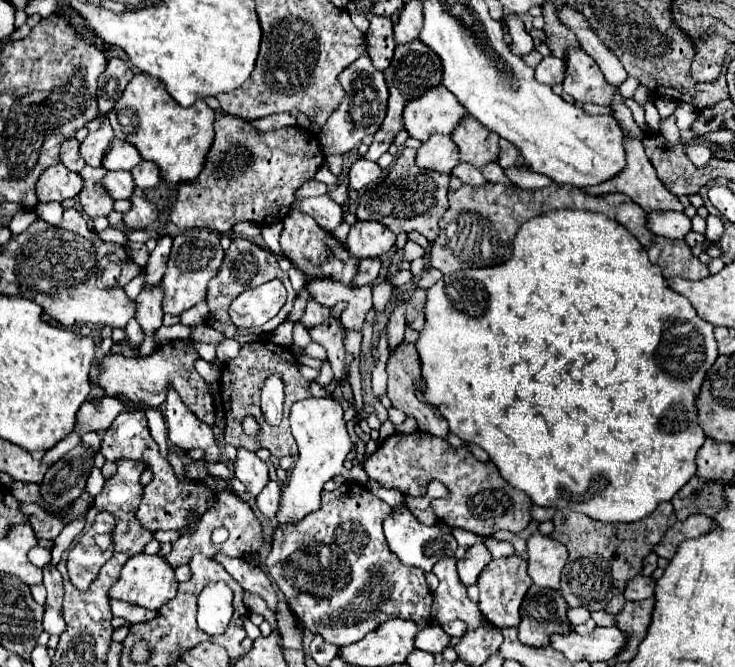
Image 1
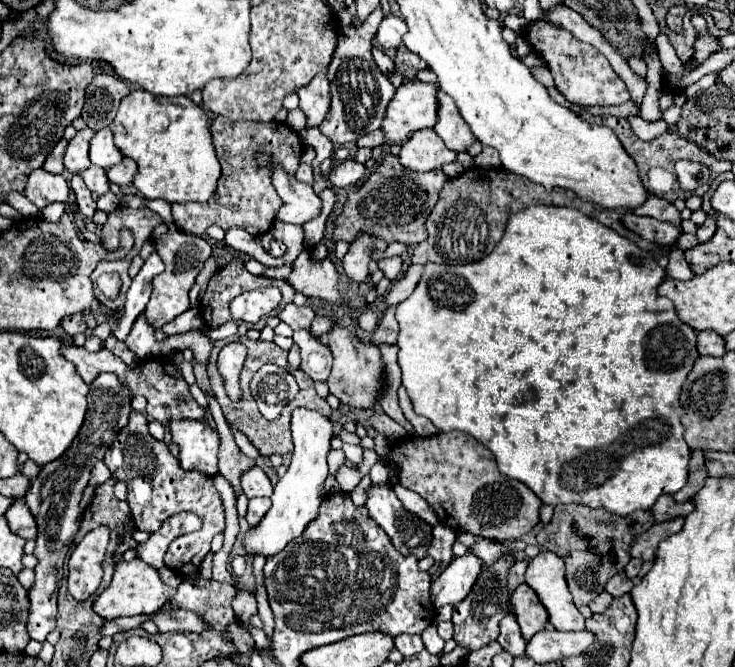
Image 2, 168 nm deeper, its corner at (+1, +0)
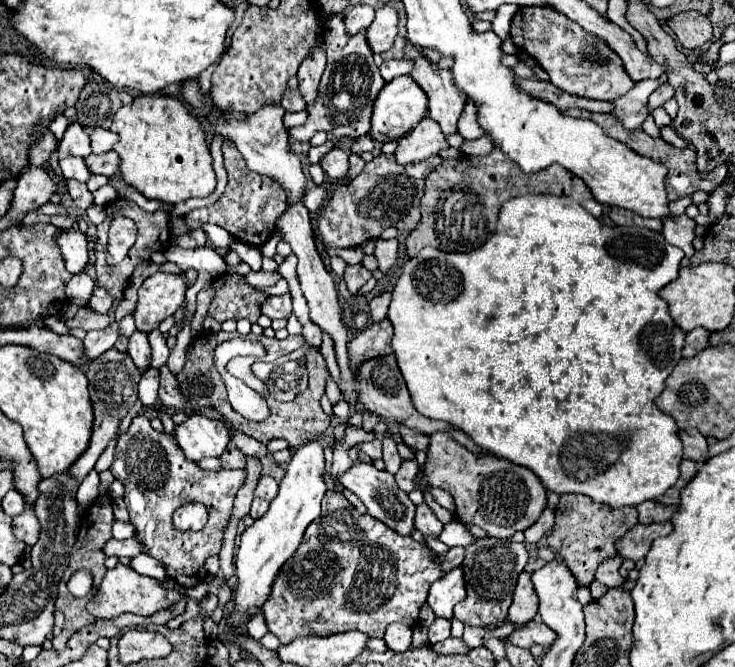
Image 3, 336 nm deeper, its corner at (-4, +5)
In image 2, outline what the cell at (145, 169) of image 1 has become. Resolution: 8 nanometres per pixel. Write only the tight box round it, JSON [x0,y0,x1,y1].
[106,158,138,186]

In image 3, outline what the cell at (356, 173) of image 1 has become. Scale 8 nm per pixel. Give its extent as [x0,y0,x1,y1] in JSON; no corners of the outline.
[321,147,349,181]

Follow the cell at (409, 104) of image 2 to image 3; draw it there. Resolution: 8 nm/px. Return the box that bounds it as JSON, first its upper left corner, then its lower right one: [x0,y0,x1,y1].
[369,75,427,143]

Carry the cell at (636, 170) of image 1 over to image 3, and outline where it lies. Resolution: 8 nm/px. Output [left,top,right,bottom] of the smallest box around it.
[661,215,695,259]

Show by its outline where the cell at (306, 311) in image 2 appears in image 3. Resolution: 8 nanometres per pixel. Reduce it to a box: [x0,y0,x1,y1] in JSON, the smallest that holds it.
[259,293,291,319]

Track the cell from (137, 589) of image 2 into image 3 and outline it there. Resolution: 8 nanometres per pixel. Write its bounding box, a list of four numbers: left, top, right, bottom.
[87,565,181,619]

